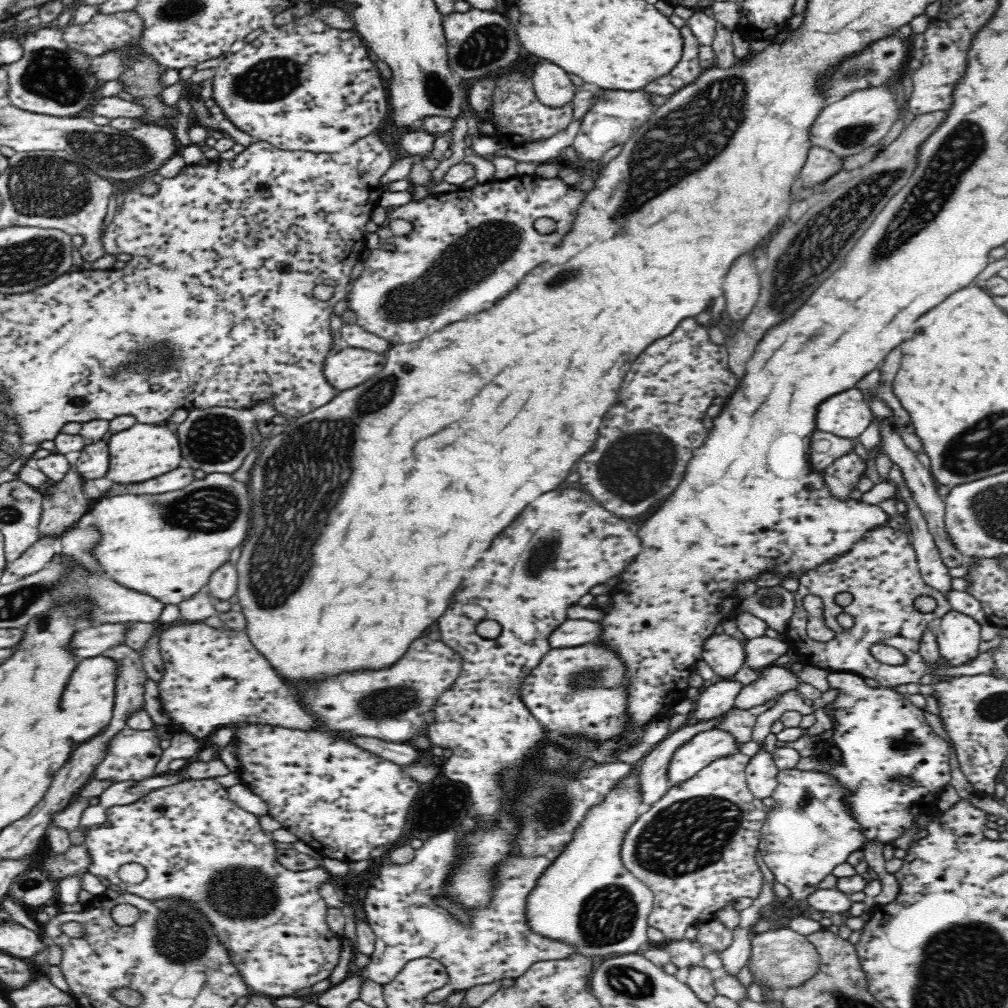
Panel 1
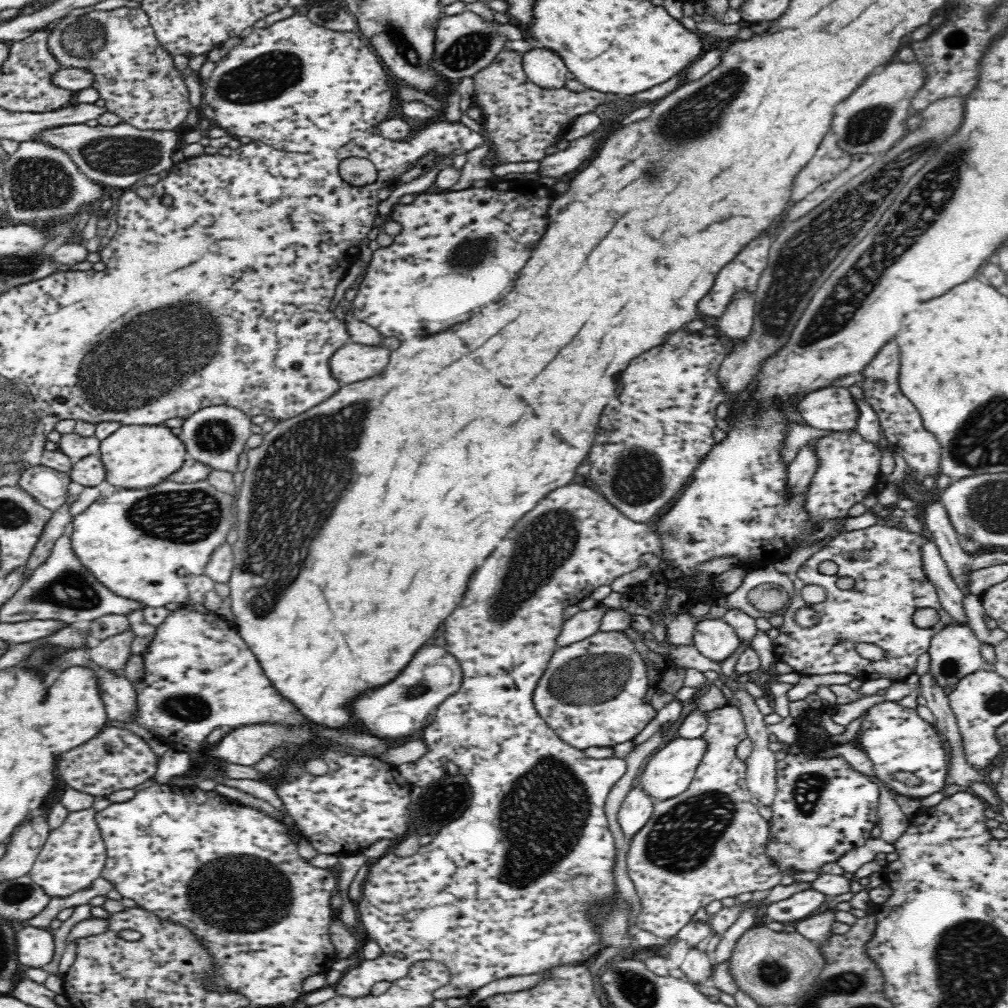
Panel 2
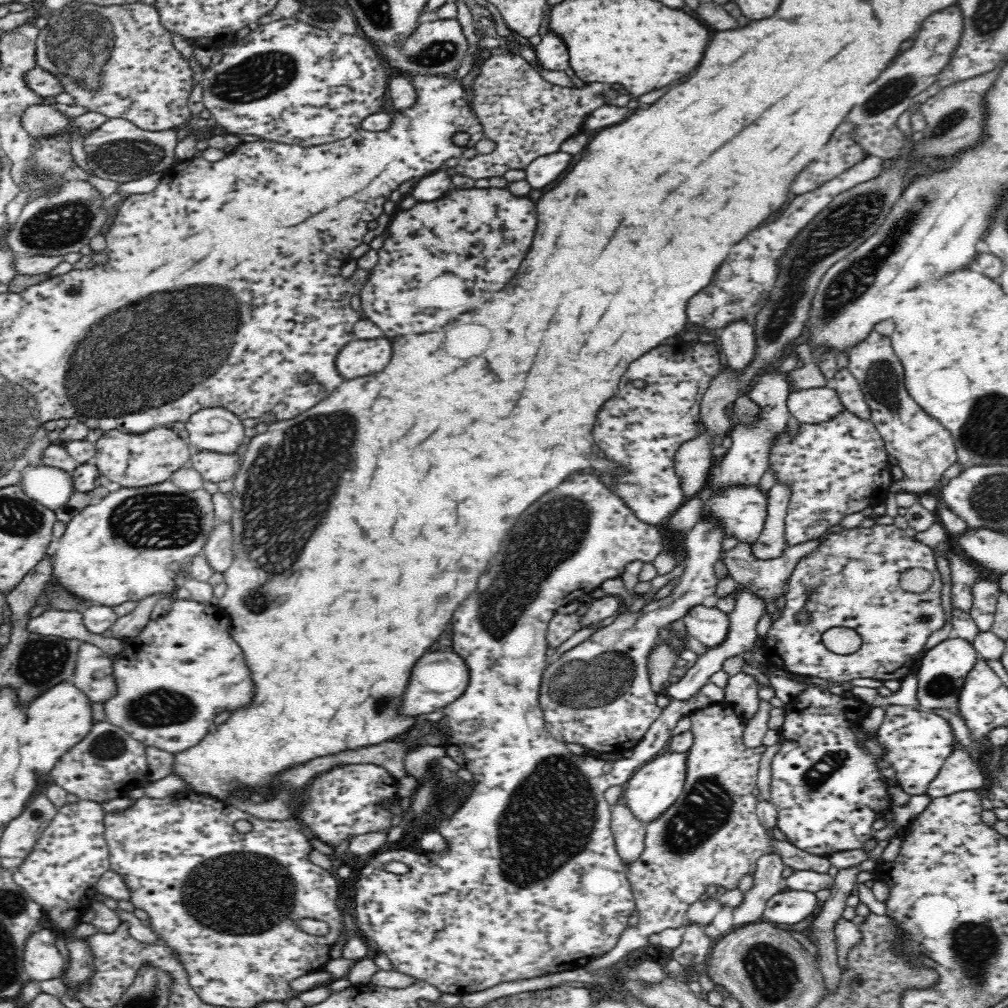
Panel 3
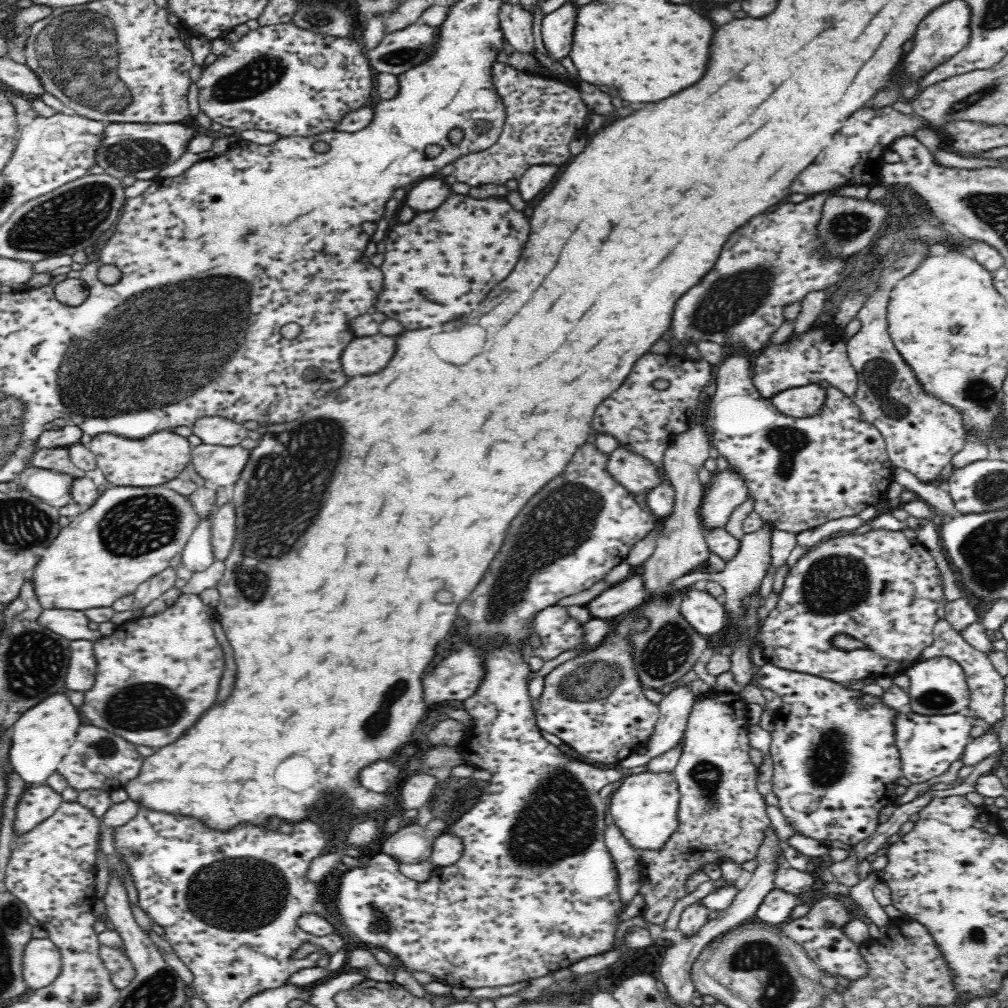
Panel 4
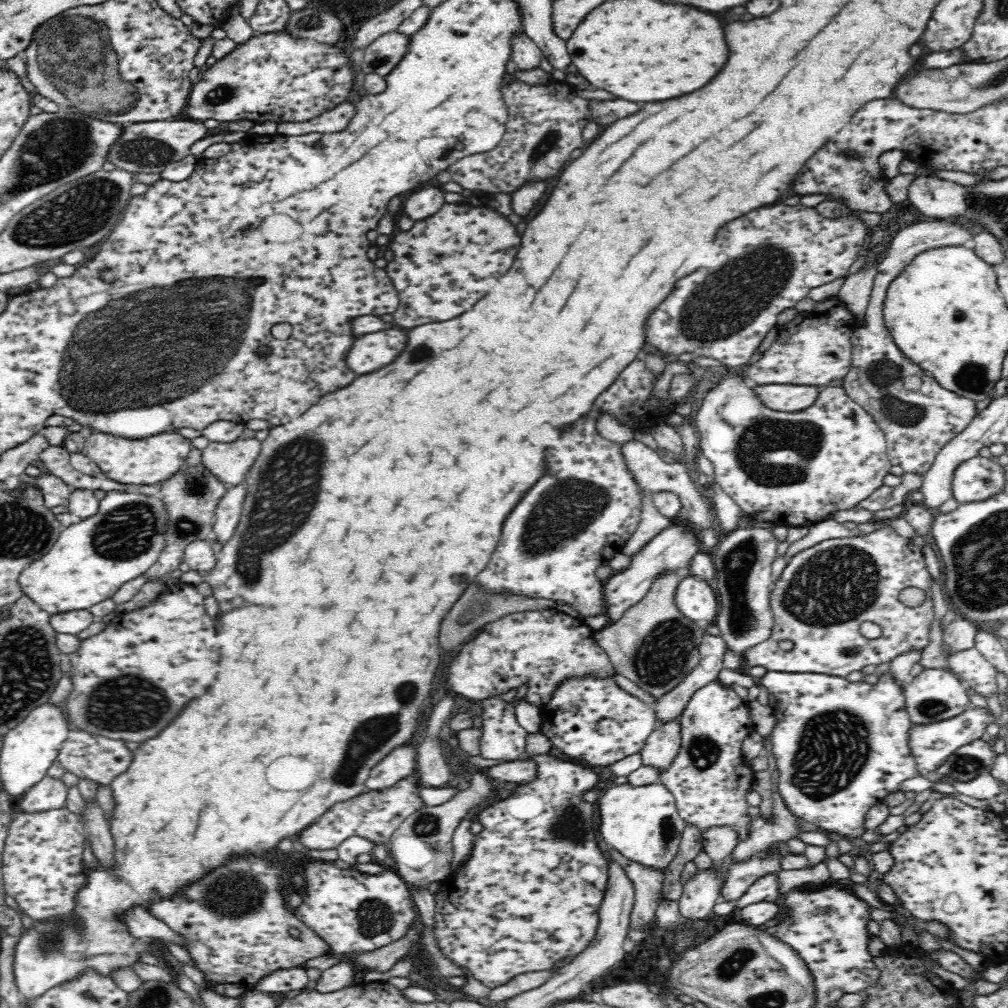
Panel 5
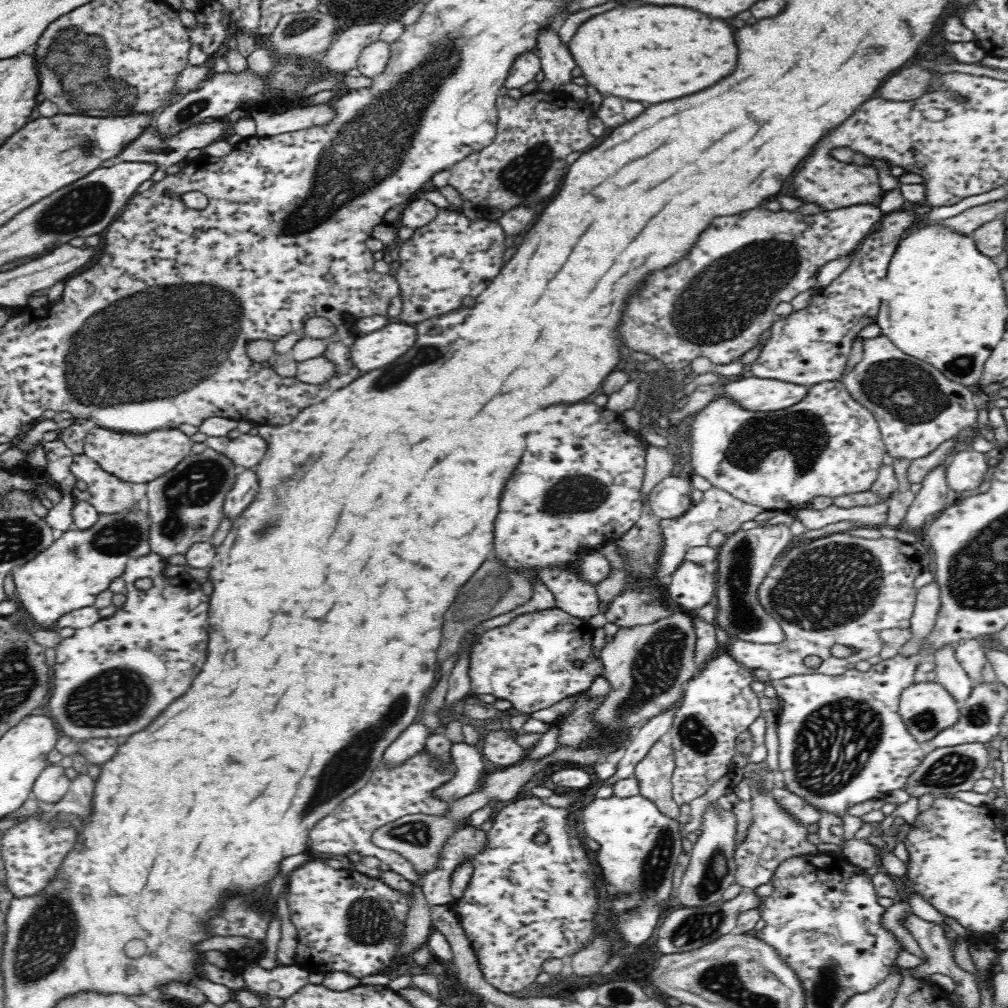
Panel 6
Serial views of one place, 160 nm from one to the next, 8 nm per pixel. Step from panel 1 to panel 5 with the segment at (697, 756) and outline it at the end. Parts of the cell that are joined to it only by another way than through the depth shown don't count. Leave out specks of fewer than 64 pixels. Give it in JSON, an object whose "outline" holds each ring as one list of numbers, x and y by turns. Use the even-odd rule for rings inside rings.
{"outline":[[615,784,604,790,604,795,599,798,599,808,600,834,622,856,663,871,678,854,678,845,686,823,678,812,676,797,664,784]]}

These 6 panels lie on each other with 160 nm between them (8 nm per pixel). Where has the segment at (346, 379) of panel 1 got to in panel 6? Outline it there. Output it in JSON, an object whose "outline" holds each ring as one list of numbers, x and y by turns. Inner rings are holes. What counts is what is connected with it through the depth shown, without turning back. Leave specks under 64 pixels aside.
{"outline":[[394,320,376,332,358,334,351,346,351,361,362,372,370,372,394,362,416,342,416,328,412,326]]}

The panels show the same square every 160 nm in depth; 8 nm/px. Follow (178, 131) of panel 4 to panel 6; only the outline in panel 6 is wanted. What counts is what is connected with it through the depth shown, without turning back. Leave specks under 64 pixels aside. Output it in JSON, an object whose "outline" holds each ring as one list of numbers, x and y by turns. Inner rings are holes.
{"outline":[[246,116,240,118,237,122,228,122,222,119,214,119,211,123,198,123,196,125,188,126,184,128,184,131,177,133,170,137,162,137,157,126,150,124,144,128,143,134,138,136,131,144,128,144,118,155,118,160,122,162,142,162,143,164,156,164,158,168,166,169,173,164,178,164,189,159,196,154,197,151,205,148,211,143,220,140,220,132,226,130,226,128,232,128,236,134,241,137,254,137,257,133,255,127,255,120]]}

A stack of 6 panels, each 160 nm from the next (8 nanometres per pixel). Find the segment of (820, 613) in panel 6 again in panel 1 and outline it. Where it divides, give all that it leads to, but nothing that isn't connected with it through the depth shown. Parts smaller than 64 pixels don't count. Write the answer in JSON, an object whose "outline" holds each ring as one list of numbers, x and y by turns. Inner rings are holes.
{"outline":[[887,525,872,529,851,551,801,576,798,590,793,596,794,615,784,635,790,653,802,664,807,663,830,671,854,672,864,679,874,679,882,687,892,690,901,685,921,684,921,678,930,674,934,667,950,667,942,655,936,663,928,663,928,659,924,659,920,653,922,635,928,624,936,618,943,618,952,611,952,607,943,592,928,586,923,579,915,548,906,535,906,529,892,529],[838,592,851,592,852,603,849,606,836,604,834,596],[810,594,823,600,824,617,831,631,831,635,825,639,813,640,807,634,808,616,802,599],[919,596,934,598,937,602,936,609,928,614,919,612,914,607,914,600],[842,612,854,617,855,624,848,630,837,622,836,617],[876,644,900,650,908,659,906,664,881,664,871,654,871,648]]}

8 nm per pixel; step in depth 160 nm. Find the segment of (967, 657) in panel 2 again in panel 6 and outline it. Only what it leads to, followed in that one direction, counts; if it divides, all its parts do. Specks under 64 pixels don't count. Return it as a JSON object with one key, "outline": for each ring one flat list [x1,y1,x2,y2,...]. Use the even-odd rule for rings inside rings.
{"outline":[[937,681,915,683,906,688,899,700,899,713,910,734,918,742,926,742,948,726,954,726,961,714,957,700]]}

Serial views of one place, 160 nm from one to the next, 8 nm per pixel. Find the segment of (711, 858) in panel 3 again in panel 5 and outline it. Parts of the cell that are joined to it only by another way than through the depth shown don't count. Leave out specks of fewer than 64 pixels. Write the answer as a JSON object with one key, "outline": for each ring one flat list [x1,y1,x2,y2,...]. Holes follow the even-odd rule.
{"outline":[[718,680,700,688,688,701,680,716,681,748,675,762,659,776,659,782,676,797,678,812,686,826,696,827,700,834,712,827,732,827,736,831,736,844,751,835,749,828,757,814,746,801,746,795,752,791,755,773,742,755,743,740,753,729,747,703,734,690,725,688]]}

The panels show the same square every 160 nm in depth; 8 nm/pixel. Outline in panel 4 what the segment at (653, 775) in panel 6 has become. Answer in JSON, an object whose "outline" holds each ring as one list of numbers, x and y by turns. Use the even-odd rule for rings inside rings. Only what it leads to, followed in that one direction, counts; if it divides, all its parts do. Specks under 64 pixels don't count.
{"outline":[[682,685,677,688,669,688,658,704,661,715,655,724,652,736,649,737,648,752,645,755,632,753,619,761,620,764,624,768,632,769,675,748,678,742,684,738,692,707,698,698,691,686]]}

